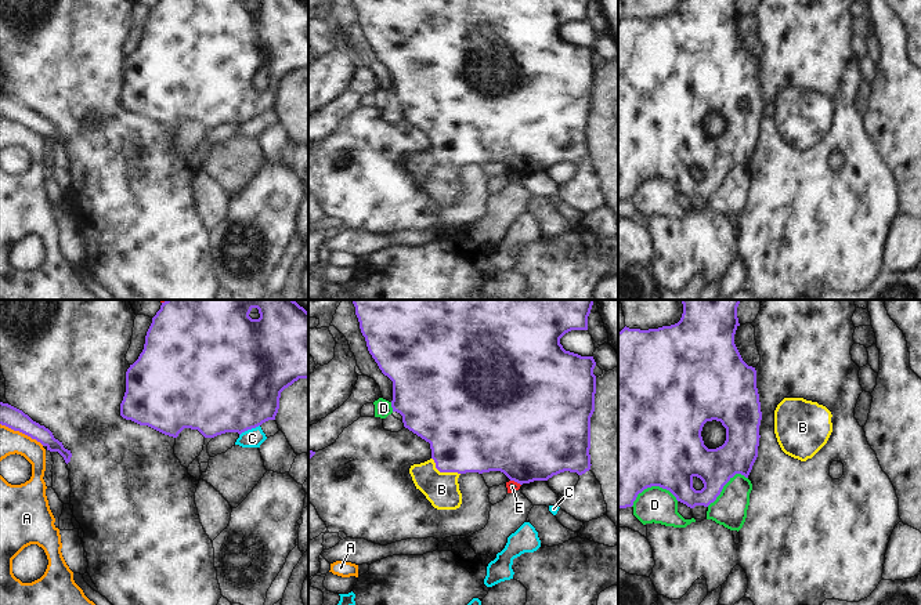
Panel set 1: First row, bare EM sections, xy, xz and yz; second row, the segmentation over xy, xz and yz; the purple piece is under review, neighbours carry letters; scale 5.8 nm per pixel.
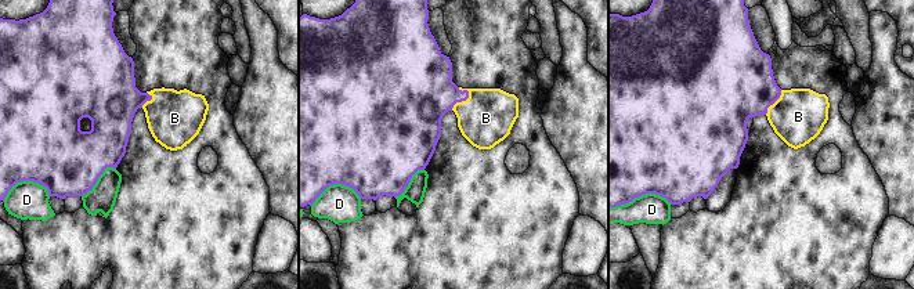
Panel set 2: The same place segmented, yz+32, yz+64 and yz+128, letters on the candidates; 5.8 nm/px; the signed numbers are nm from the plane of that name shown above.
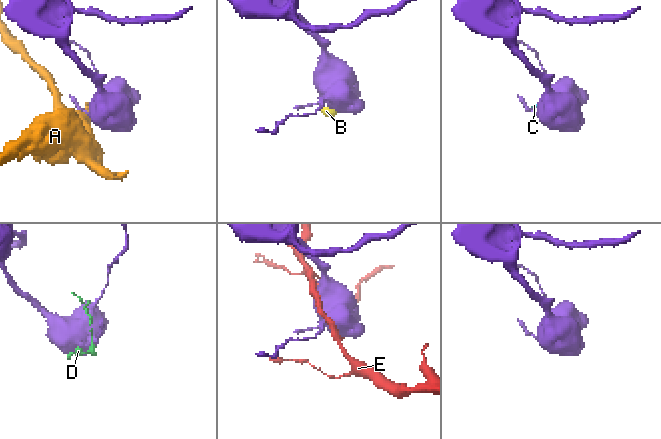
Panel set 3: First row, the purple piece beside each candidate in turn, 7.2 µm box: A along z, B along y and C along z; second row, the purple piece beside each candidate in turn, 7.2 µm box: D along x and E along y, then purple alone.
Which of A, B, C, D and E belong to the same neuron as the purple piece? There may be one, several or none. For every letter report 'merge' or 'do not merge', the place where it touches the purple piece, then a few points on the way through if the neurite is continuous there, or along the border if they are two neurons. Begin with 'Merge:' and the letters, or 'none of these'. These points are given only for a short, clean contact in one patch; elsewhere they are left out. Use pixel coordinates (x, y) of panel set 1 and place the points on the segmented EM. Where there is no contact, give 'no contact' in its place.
Merge: B
A: do not merge | xy (22, 433) | along xy (0, 423), (35, 438), (43, 445)
B: merge | xz (443, 471) | across xz (466, 435), (458, 444), (443, 471), (441, 489)
C: do not merge | xy (249, 428) | along xy (259, 424), (239, 435)
D: do not merge | yz (652, 485)
E: do not merge | xz (516, 481)

